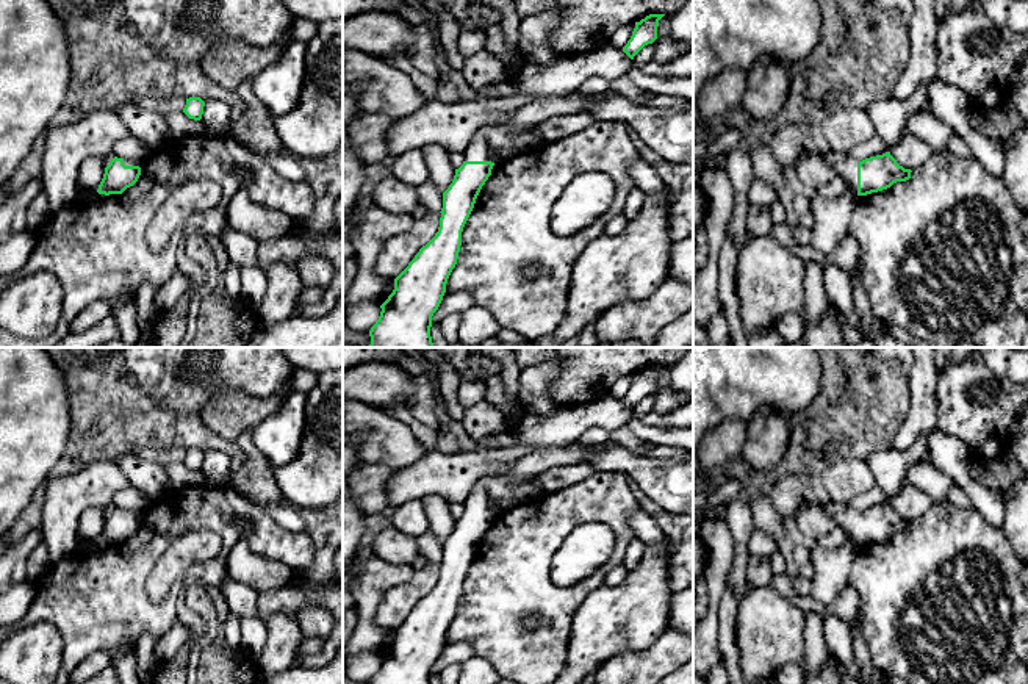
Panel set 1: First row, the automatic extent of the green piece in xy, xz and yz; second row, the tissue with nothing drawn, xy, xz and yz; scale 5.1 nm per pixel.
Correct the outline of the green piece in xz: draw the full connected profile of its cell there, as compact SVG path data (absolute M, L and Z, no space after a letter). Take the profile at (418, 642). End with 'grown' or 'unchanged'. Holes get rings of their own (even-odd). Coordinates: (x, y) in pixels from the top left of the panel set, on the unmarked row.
M488 473L477 479L463 501L465 512L443 543L438 582L394 629L394 640L380 656L380 667L369 684L430 684L432 667L457 615L463 578L494 517L483 488L494 476Z; grown

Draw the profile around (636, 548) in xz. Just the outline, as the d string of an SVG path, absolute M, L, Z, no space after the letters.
M637 537L632 538L627 545L623 562L627 571L632 571L640 563L643 554L645 554L645 543Z

